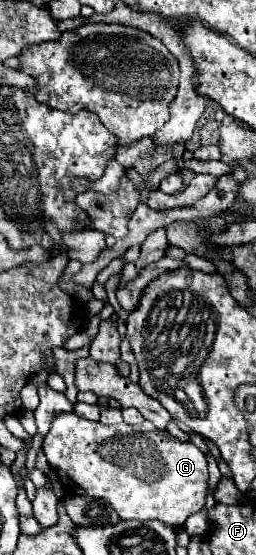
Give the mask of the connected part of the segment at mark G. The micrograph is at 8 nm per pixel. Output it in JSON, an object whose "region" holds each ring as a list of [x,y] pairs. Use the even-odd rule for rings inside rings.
{"region":[[[74,412],[56,414],[42,450],[66,494],[102,498],[112,504],[122,520],[160,520],[180,528],[190,514],[202,510],[206,504],[208,464],[204,452],[190,442],[172,438],[166,430],[158,430],[152,422],[144,422],[142,426],[130,426],[124,422],[120,426],[106,426],[80,418]]]}

